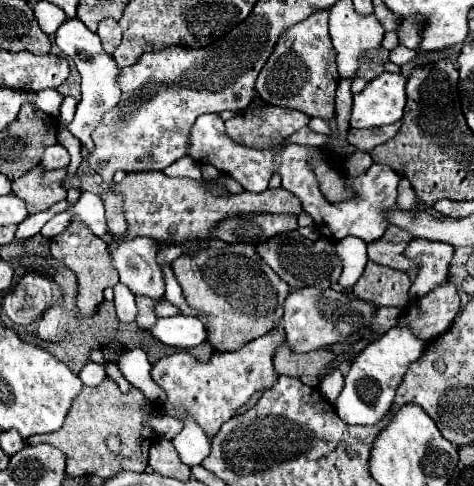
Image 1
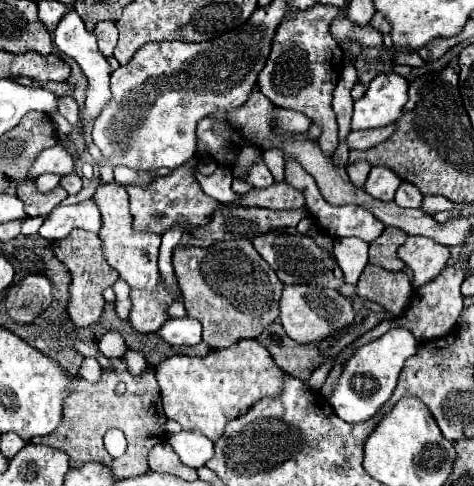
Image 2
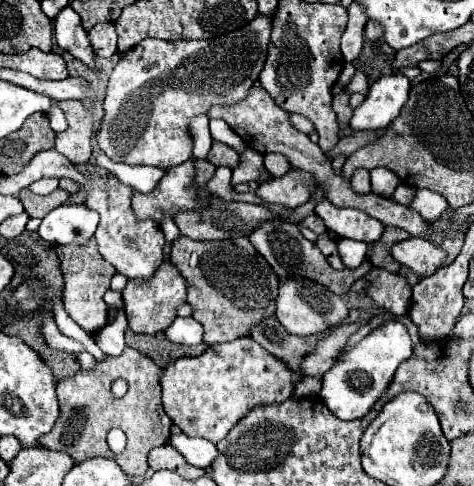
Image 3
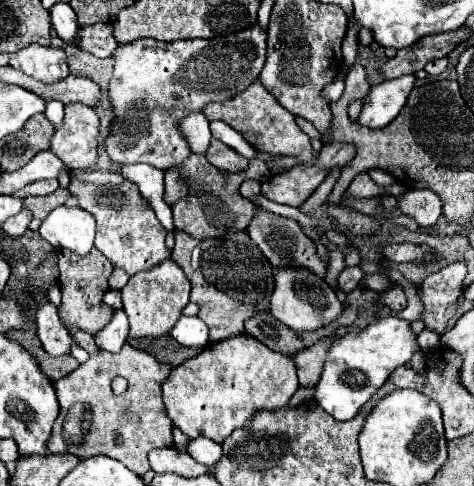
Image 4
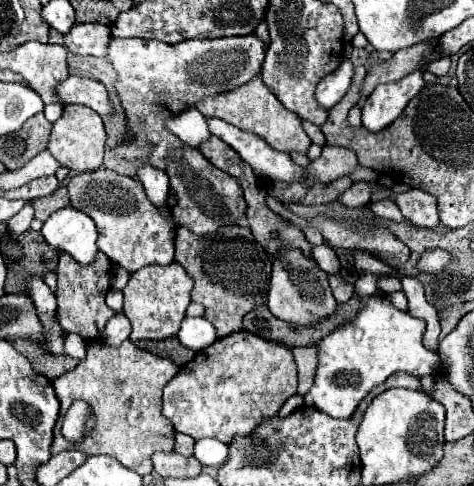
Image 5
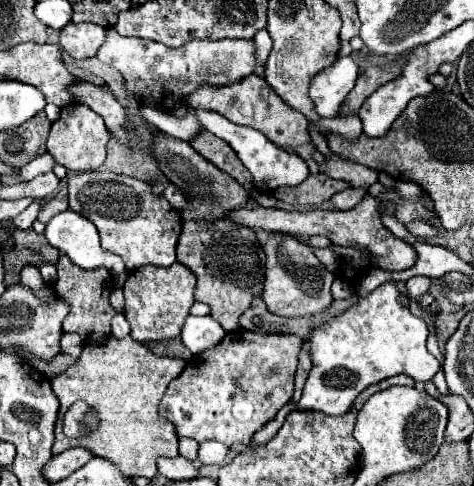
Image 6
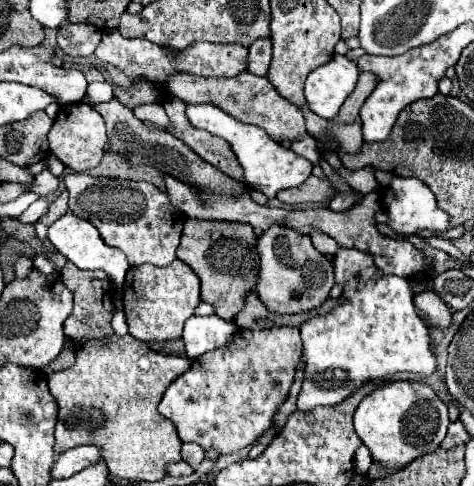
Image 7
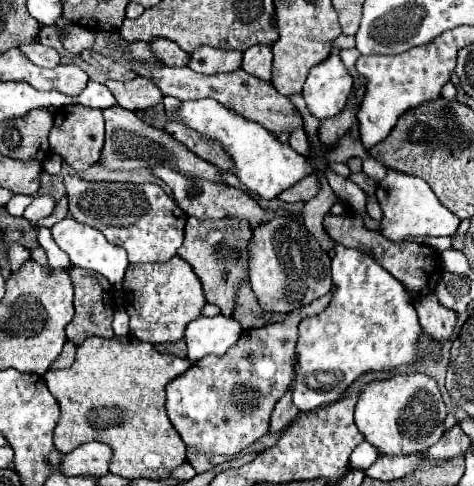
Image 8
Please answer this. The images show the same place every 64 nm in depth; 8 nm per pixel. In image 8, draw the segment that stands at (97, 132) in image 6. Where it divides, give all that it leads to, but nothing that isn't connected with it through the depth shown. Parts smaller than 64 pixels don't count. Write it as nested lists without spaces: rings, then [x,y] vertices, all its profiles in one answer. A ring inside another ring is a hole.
[[[70,104],[70,106],[58,108],[54,116],[56,116],[56,120],[54,120],[54,126],[52,126],[50,136],[48,136],[52,152],[62,156],[62,160],[78,172],[96,164],[100,160],[100,152],[102,152],[102,146],[104,146],[102,110],[88,108],[88,106],[82,106],[82,104]]]

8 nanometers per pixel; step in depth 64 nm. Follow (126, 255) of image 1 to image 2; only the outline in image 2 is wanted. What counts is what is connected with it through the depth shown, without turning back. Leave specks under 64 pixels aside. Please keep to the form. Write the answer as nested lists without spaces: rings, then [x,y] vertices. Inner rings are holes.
[[[116,182],[100,184],[94,192],[94,200],[102,212],[102,228],[100,228],[100,240],[104,244],[104,256],[108,264],[118,270],[120,278],[136,290],[156,290],[158,288],[158,248],[160,248],[160,236],[152,232],[136,232],[132,228],[132,218],[128,212],[128,194],[124,186]]]

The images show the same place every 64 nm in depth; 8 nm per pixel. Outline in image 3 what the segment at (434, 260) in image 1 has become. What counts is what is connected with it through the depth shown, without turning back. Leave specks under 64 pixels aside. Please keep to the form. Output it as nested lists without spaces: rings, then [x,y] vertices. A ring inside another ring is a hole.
[[[408,238],[392,248],[392,256],[400,264],[412,268],[420,278],[426,278],[442,266],[446,260],[446,250],[426,238]]]

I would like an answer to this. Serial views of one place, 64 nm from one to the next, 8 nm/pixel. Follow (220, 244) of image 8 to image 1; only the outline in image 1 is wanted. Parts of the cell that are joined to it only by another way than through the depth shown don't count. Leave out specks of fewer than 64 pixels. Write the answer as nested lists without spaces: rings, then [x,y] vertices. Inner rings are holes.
[[[228,244],[224,248],[206,248],[200,250],[196,256],[180,256],[170,266],[188,304],[208,314],[208,342],[222,352],[236,352],[244,344],[264,336],[284,314],[284,300],[290,294],[290,286],[278,274],[274,274],[274,270],[258,256],[254,244]]]

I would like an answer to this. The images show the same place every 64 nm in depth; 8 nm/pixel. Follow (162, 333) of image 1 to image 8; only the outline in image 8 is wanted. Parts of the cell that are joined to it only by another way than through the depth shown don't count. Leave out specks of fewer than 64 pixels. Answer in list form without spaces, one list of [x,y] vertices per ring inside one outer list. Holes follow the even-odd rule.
[[[222,314],[198,320],[192,320],[192,324],[186,326],[184,340],[188,344],[188,360],[196,362],[204,358],[206,354],[226,354],[228,348],[236,344],[240,338],[242,328],[234,318],[226,318]]]

